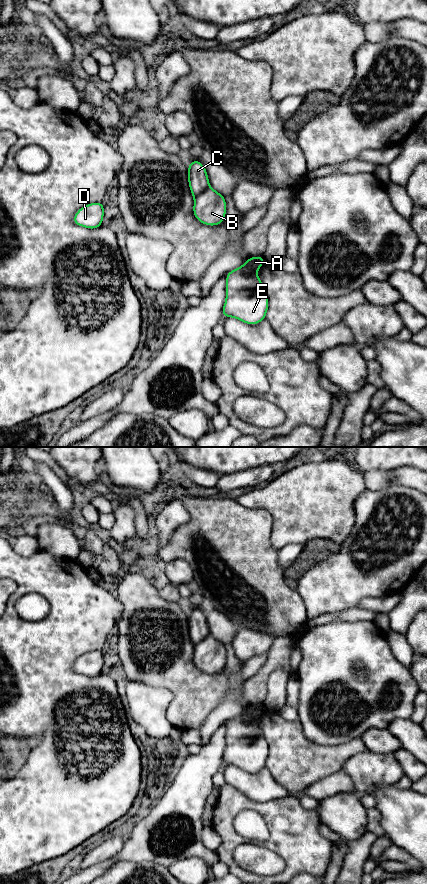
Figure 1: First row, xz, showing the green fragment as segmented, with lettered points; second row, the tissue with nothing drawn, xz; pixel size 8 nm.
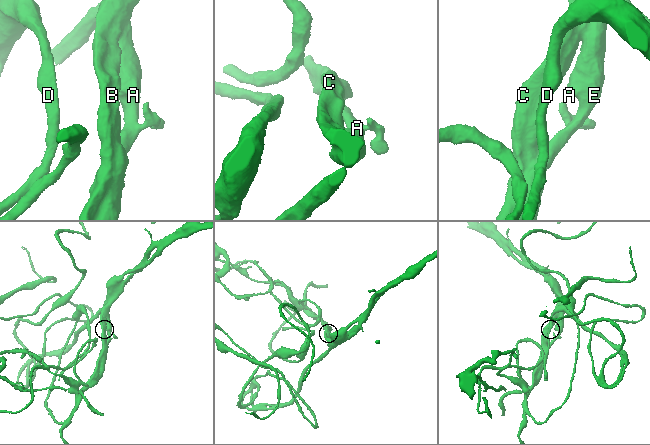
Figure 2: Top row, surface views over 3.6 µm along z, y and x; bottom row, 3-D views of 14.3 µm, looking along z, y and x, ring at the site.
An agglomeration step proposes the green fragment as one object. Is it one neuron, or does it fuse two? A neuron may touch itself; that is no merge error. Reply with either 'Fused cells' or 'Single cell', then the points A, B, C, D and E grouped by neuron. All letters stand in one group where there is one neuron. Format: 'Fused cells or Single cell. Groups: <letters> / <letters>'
Single cell. Groups: A B C D E

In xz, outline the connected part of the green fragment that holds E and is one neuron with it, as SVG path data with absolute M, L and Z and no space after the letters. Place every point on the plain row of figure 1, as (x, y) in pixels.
M263 704L249 705L242 714L226 722L223 766L233 765L248 773L266 767L268 742L256 722L265 709Z

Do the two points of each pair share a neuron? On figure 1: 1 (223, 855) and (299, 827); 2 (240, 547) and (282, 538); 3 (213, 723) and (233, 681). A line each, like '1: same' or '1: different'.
1: same
2: different
3: same

